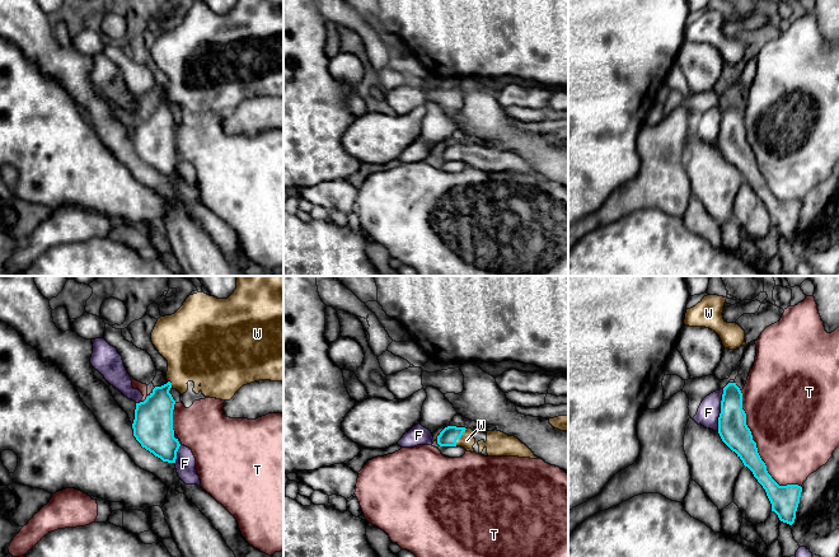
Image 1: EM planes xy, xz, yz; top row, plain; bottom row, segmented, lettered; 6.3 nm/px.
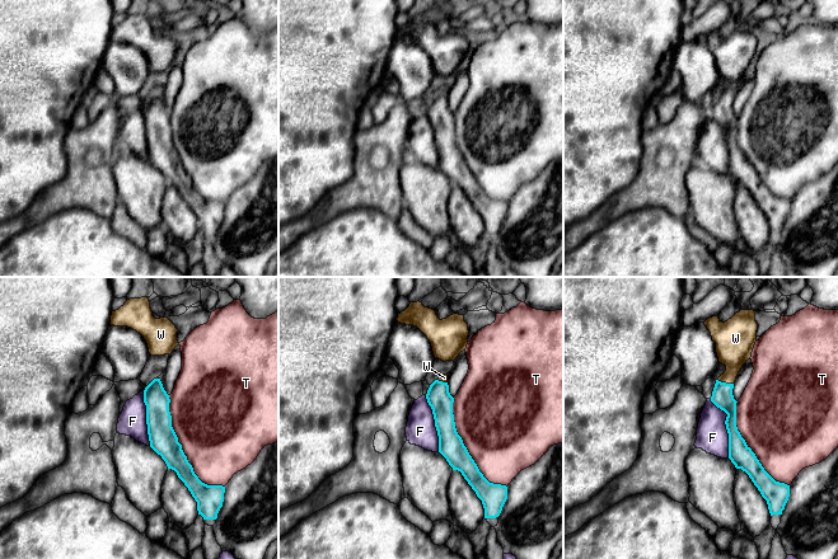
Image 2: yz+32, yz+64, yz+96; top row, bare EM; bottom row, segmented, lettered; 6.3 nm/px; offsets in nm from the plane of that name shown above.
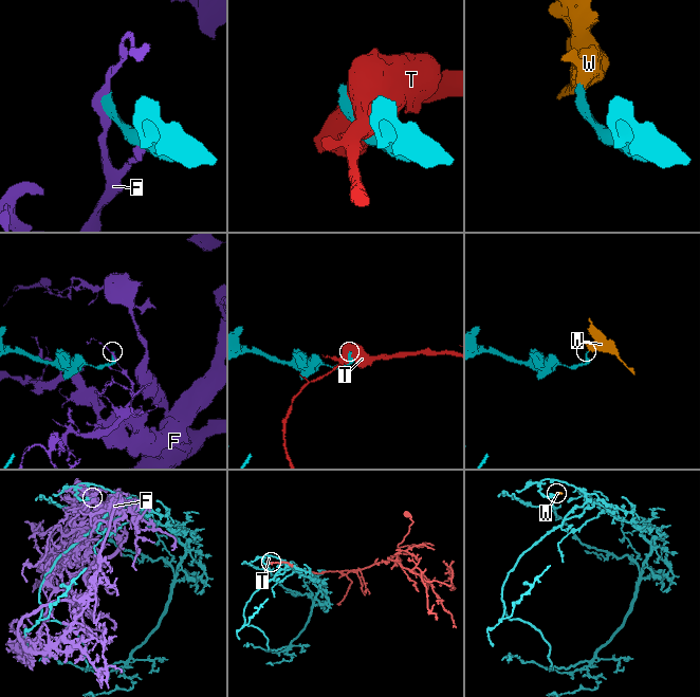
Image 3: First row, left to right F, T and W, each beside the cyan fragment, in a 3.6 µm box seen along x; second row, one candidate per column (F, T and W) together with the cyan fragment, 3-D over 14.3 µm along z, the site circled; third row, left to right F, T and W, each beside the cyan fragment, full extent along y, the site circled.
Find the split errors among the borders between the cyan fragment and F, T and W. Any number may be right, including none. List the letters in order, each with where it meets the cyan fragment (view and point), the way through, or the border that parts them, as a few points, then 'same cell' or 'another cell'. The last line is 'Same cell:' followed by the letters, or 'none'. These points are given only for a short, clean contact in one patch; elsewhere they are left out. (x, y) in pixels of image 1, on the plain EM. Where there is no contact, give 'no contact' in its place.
F: contact yz (721, 125); another cell
T: contact yz (757, 163); another cell
W: contact xz (459, 153); way xz (449, 150), (459, 153), (467, 155); same cell
Same cell: W

